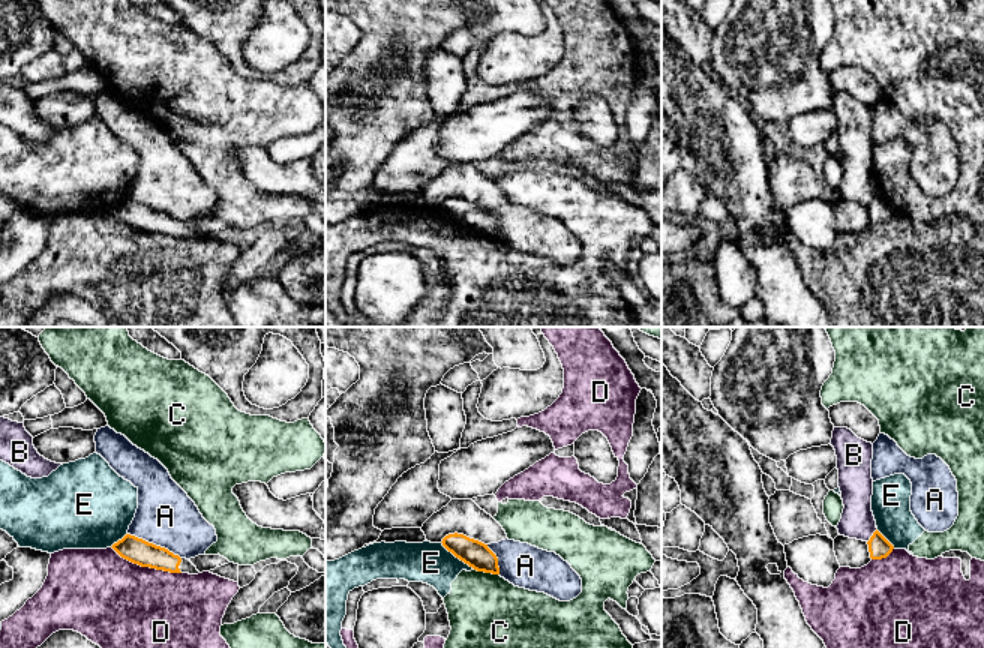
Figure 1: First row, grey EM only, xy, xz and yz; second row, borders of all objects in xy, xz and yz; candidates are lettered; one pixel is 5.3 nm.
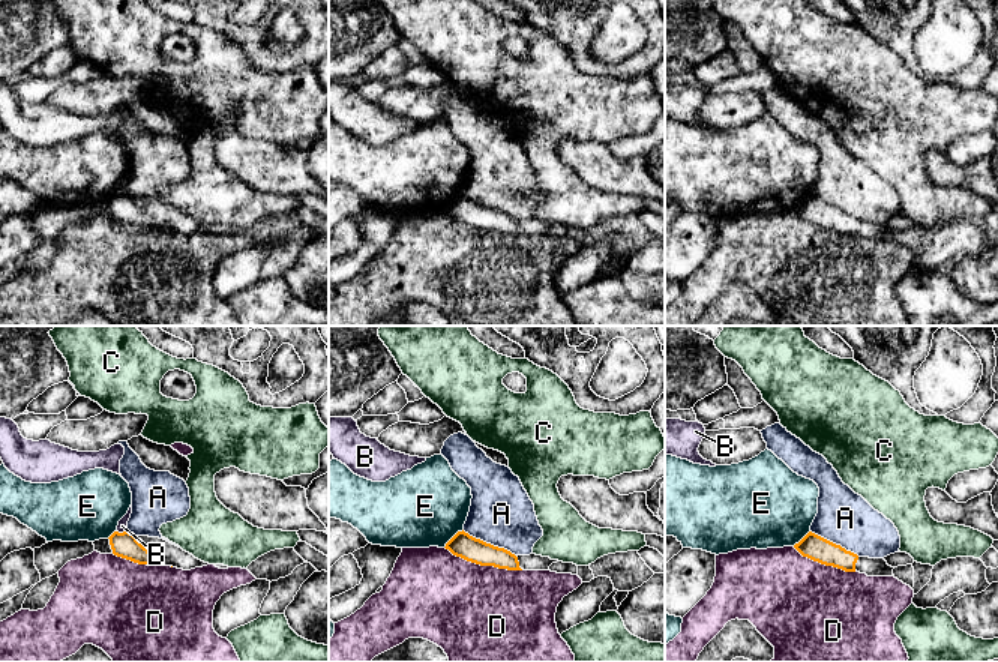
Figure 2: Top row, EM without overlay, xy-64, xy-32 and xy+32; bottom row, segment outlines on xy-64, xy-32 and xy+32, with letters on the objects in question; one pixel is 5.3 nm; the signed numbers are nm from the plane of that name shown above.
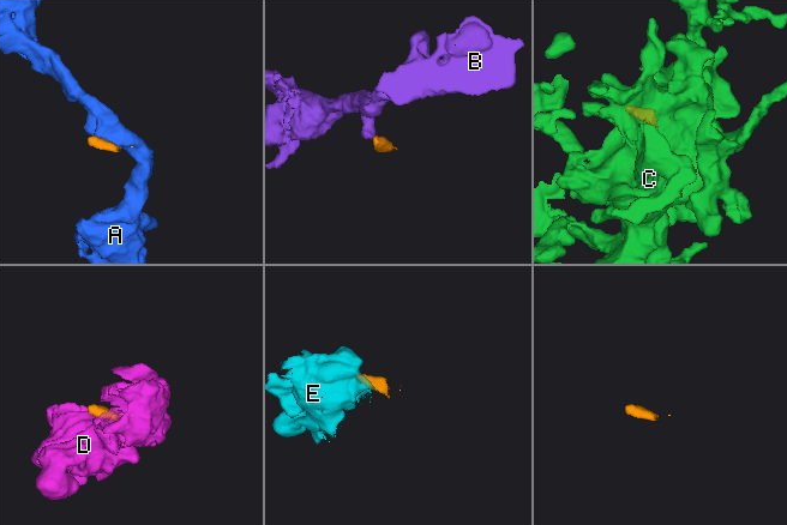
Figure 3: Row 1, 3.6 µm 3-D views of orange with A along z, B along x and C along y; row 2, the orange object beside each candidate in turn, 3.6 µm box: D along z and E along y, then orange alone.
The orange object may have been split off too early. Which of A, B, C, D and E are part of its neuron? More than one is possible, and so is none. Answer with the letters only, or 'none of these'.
none of these

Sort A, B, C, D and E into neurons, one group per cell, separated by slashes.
A / B / C E / D

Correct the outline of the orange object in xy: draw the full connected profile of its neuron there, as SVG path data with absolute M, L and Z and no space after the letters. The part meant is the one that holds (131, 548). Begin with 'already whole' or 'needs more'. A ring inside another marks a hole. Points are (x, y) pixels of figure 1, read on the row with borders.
needs more; M126 534L111 546L122 558L138 564L170 573L198 574L196 567L186 558L174 555L165 548L148 543L135 536Z

